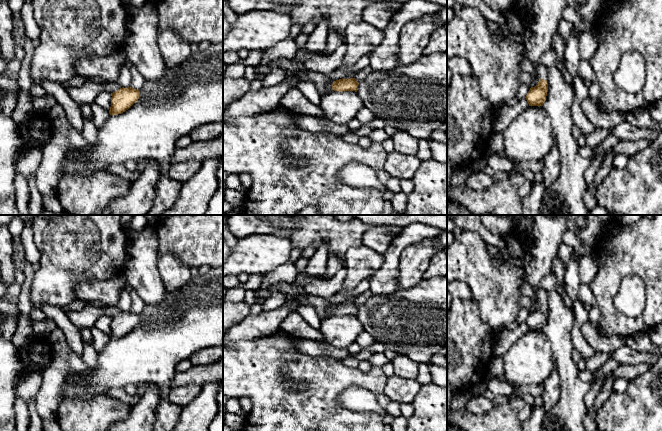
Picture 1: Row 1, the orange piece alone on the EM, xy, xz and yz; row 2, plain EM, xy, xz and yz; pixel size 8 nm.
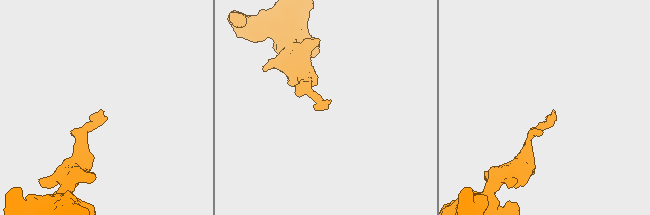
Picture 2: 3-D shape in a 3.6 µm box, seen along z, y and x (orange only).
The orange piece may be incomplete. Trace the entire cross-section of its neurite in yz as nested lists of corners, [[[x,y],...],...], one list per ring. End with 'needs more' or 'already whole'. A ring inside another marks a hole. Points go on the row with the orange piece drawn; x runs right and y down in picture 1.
[[[537,65],[536,72],[539,77],[539,82],[535,87],[531,87],[526,95],[526,100],[529,106],[542,106],[546,100],[548,91],[548,73],[544,65]]]; needs more

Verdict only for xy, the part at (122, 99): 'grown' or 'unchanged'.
unchanged

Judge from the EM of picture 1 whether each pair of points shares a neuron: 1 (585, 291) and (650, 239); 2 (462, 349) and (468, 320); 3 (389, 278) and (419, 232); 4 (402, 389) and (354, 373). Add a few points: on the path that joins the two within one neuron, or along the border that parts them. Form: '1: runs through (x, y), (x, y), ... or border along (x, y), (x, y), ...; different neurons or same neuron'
1: border along (588, 284), (598, 305); different neurons
2: runs through (462, 342), (463, 327); same neuron
3: runs through (391, 265), (393, 252), (406, 239); same neuron
4: border along (387, 378), (382, 391); different neurons

